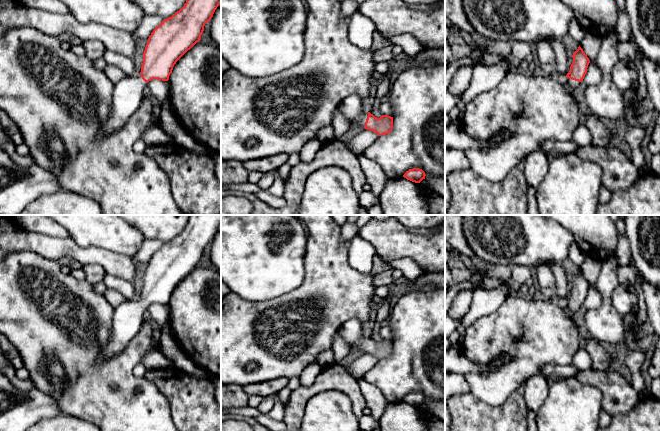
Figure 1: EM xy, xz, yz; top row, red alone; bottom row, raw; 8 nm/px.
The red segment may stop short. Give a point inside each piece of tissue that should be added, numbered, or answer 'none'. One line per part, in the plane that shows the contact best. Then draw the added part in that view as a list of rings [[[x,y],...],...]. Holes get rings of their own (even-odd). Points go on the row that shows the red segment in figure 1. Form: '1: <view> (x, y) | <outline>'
1: xz (352, 107) | [[[351,94],[344,98],[338,110],[347,119],[350,127],[360,124],[365,125],[368,116],[368,107],[357,94]]]

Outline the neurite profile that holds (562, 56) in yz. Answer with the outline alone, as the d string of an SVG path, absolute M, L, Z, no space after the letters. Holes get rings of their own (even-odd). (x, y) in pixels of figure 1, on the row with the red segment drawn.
M548 38L547 42L551 46L556 56L557 63L557 77L559 79L565 78L569 68L569 53L560 39Z

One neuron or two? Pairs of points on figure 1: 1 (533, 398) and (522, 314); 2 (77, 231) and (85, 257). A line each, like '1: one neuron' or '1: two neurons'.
1: two neurons
2: two neurons

